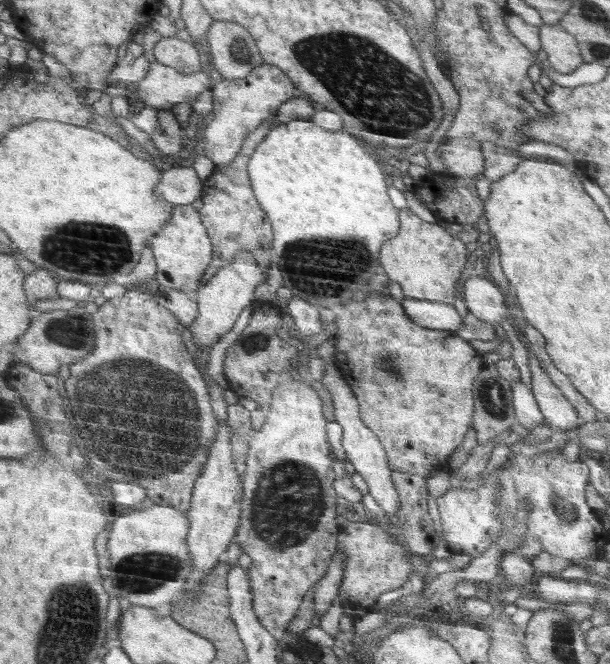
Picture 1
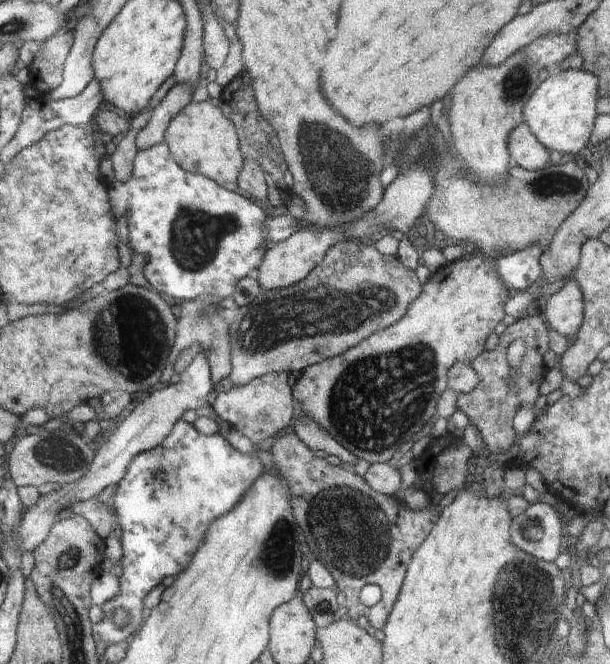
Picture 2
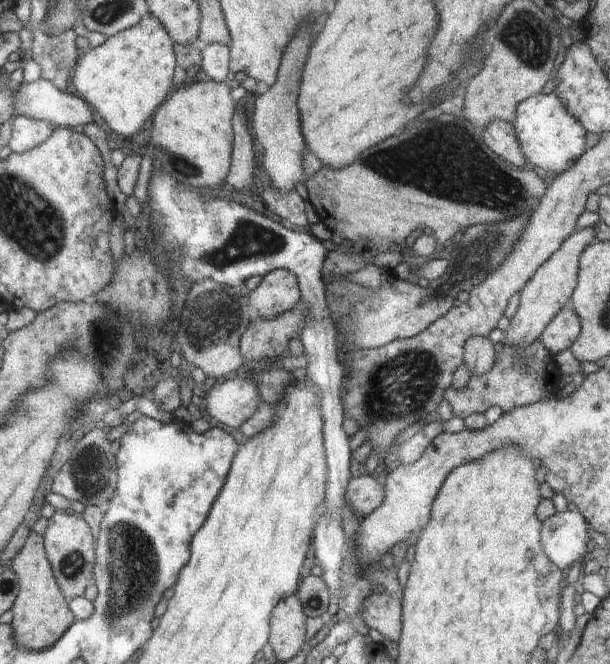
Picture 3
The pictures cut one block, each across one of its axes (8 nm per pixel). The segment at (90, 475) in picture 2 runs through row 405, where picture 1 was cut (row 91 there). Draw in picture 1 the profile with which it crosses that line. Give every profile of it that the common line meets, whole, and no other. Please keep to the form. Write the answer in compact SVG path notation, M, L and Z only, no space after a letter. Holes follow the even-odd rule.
M150 62L150 70L138 83L138 106L169 109L180 102L194 103L196 98L213 88L219 80L213 80L202 70L184 74L172 66Z

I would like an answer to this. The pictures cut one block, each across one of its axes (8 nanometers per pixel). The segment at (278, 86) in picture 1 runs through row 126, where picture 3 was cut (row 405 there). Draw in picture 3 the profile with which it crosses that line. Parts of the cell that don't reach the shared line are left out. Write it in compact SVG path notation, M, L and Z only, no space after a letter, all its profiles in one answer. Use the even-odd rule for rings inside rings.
M227 376L212 388L204 392L206 412L230 428L238 429L262 401L253 378Z

